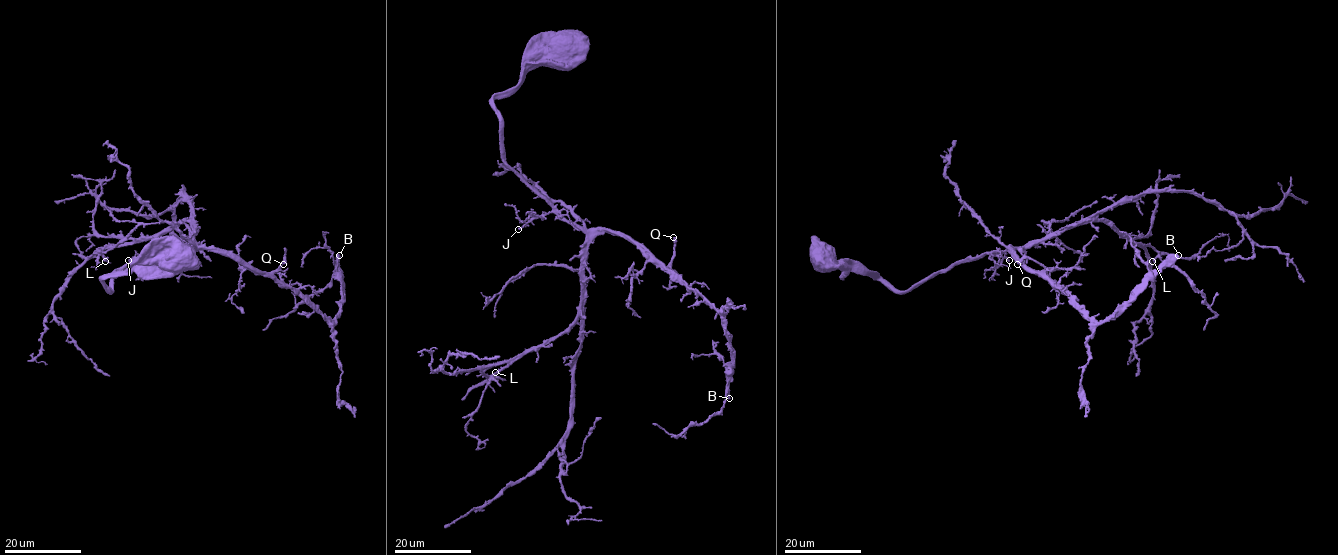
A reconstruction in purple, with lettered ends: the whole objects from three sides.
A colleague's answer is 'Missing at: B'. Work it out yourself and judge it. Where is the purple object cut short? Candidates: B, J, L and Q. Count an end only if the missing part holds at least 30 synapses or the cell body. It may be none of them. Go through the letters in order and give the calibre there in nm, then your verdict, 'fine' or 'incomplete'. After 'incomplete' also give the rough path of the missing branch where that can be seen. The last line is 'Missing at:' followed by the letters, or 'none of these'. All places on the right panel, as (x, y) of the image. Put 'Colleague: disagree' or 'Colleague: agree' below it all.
B: 500 nm | incomplete | (1178, 255), (1215, 203), (1222, 176), (1253, 122), (1224, 67), (1181, 33)
J: 200 nm | fine
L: 320 nm | fine
Q: 280 nm | fine
Missing at: B
Colleague: agree

